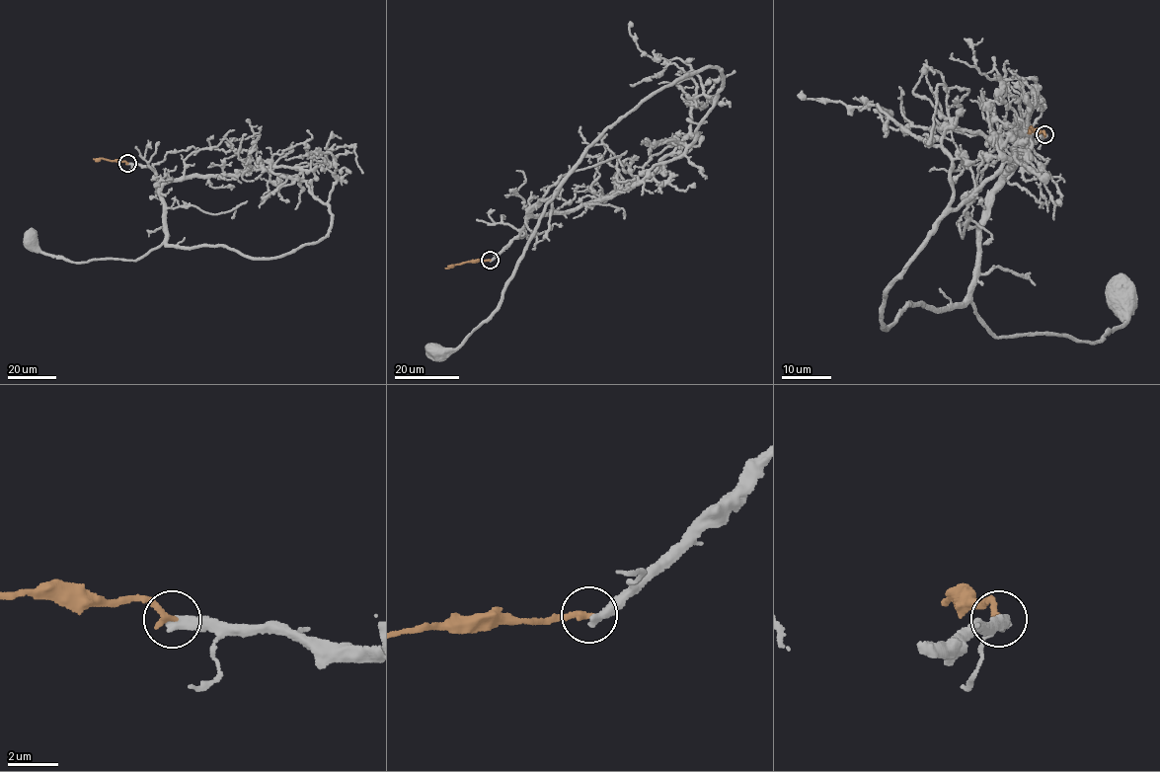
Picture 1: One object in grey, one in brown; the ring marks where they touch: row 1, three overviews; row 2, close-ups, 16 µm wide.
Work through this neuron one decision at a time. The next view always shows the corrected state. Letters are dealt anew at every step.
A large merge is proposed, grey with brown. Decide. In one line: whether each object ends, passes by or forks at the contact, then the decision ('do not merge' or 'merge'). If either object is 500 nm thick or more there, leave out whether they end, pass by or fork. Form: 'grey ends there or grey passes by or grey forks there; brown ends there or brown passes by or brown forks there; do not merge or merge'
grey ends there; brown ends there; do not merge

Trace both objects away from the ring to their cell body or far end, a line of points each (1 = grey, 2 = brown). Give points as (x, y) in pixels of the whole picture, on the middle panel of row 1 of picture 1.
1: (490, 260), (519, 234), (537, 202), (551, 199), (556, 194), (546, 205), (500, 307), (459, 346), (435, 351)
2: (490, 260), (468, 261), (445, 268)

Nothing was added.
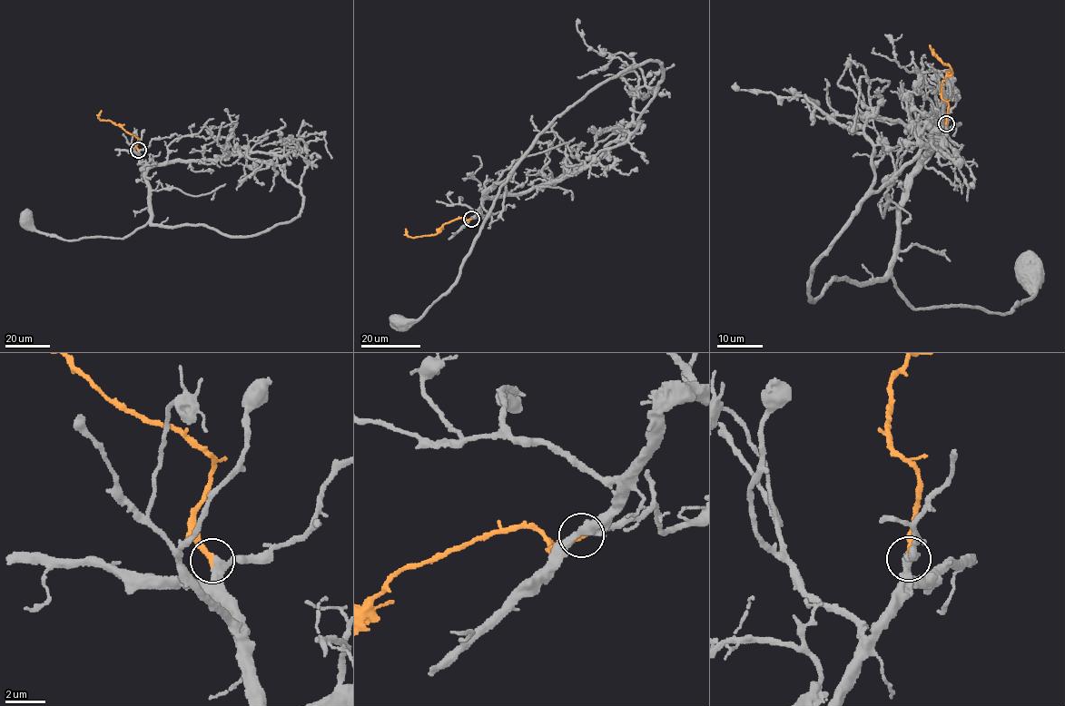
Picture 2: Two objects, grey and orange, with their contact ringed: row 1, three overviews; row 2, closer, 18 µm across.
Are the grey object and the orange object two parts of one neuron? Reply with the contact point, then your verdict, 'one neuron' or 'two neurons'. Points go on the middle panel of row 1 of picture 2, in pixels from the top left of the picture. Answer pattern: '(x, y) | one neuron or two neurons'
(471, 219) | one neuron

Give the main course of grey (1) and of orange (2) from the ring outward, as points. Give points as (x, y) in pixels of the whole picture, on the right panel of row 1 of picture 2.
1: (945, 123), (901, 201), (891, 274), (895, 285), (913, 308), (971, 306), (1010, 314), (1030, 298), (1028, 273)
2: (946, 123), (948, 104), (942, 97), (941, 84), (952, 71), (930, 44)

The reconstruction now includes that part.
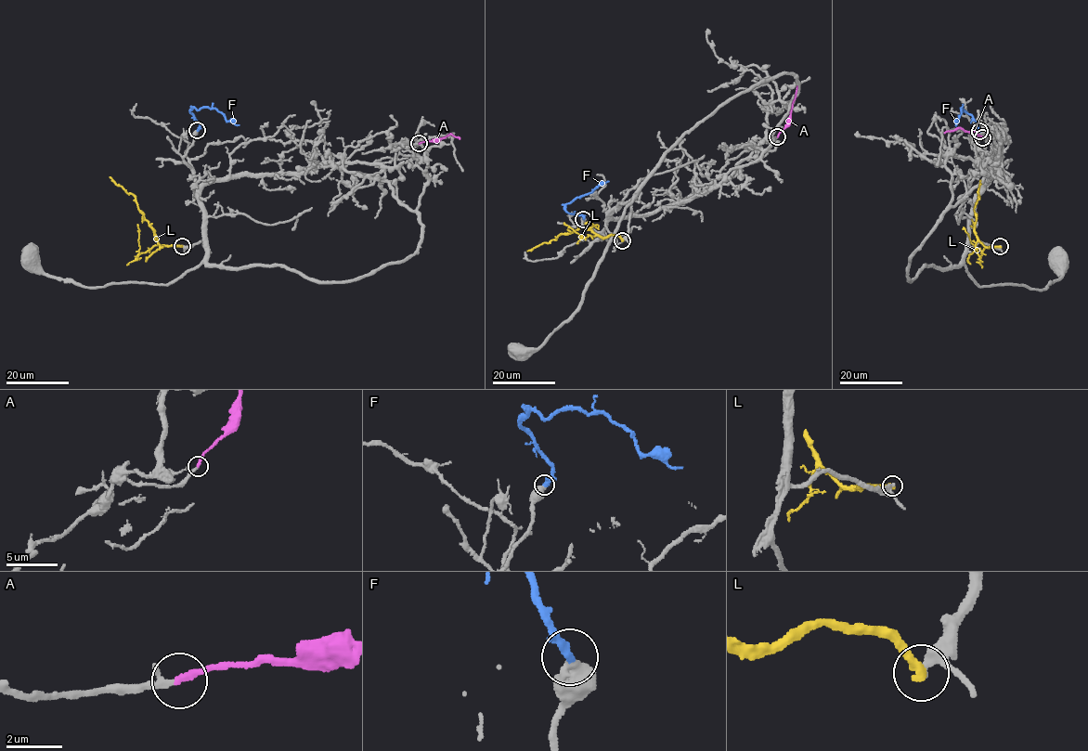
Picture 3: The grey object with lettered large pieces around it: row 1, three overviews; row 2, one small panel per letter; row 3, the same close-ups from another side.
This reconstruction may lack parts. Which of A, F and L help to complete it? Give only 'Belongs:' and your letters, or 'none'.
Belongs: A, F

